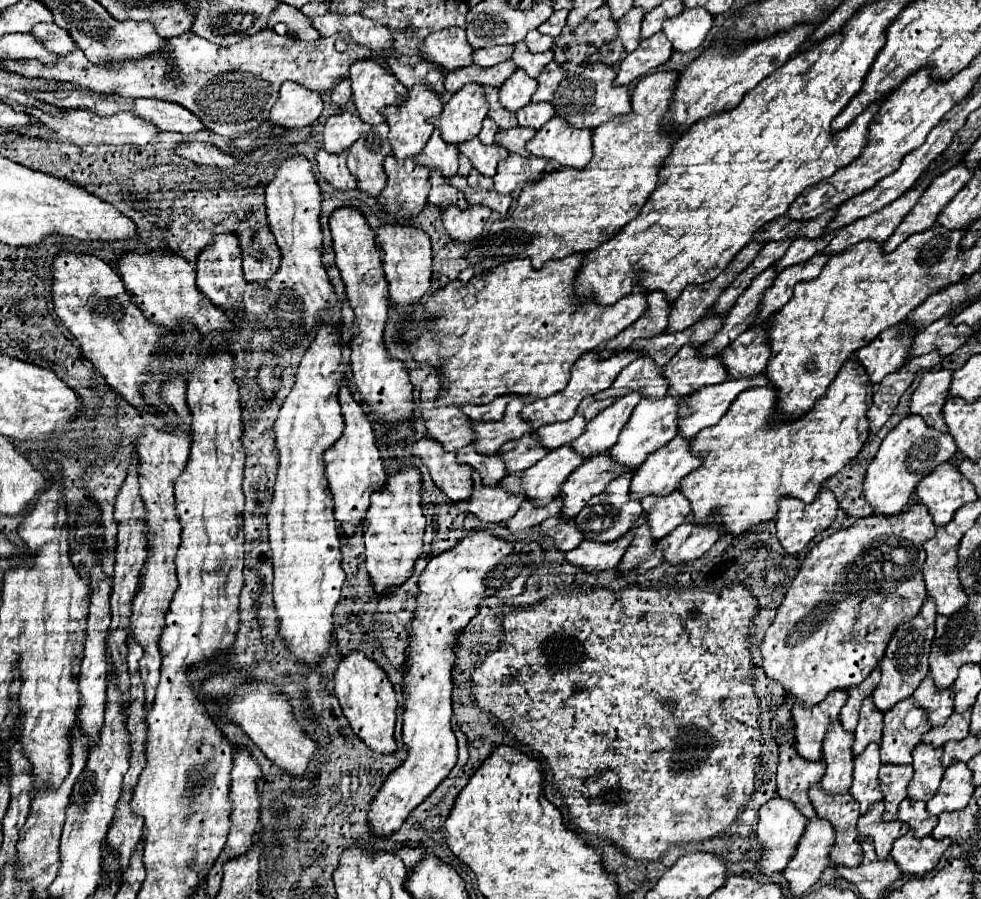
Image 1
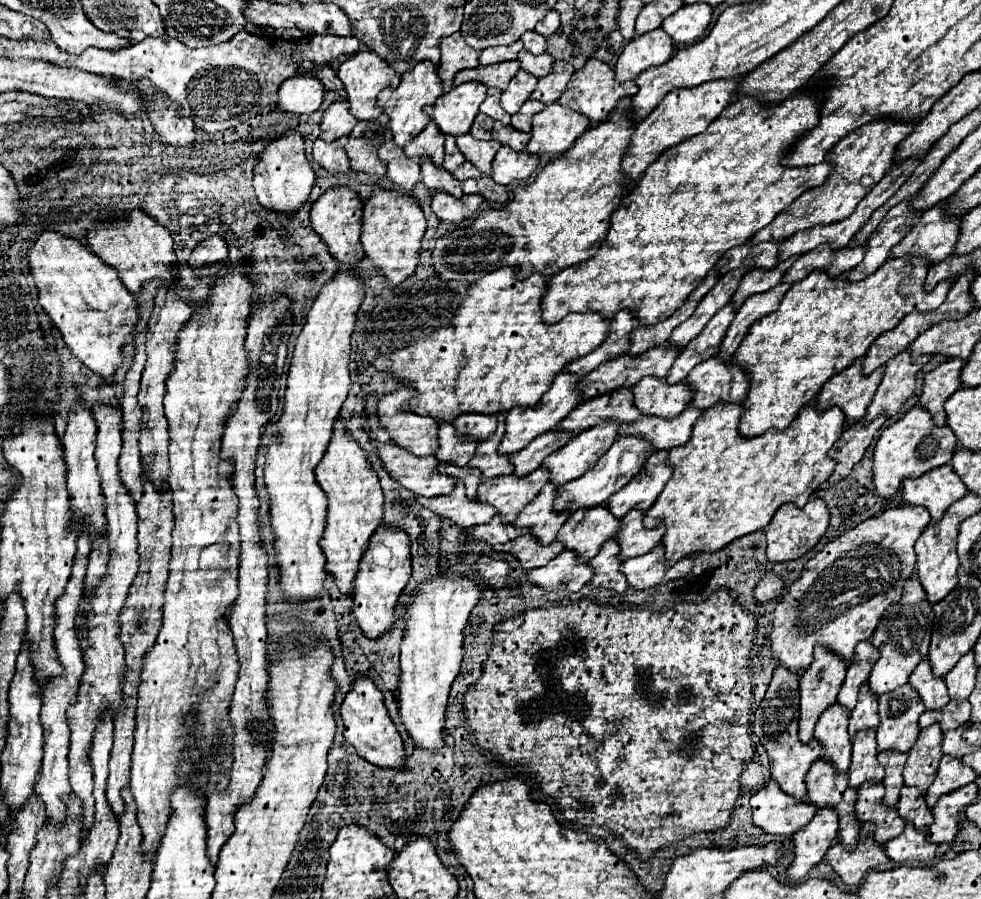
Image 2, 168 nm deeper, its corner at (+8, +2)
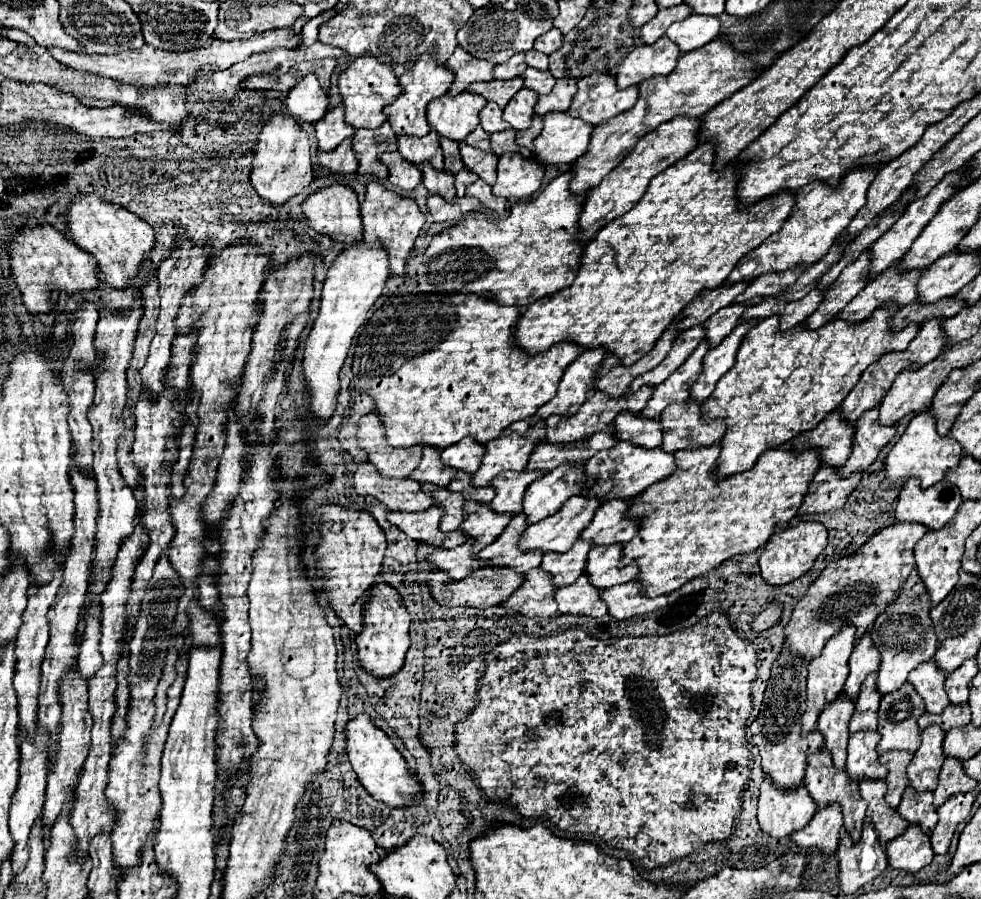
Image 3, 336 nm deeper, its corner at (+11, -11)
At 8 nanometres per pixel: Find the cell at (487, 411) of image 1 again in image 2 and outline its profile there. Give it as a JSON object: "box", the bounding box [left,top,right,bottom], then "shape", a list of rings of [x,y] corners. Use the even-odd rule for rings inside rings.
{"box":[453,413,497,441],"shape":[[[461,413],[453,425],[463,435],[469,435],[477,441],[487,439],[497,427],[497,415],[483,415],[483,413]]]}

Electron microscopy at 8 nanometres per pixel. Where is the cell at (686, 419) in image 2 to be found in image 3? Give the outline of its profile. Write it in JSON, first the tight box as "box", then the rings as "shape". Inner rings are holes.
{"box":[580,442,674,502],"shape":[[[618,442],[610,450],[598,452],[598,456],[592,456],[584,464],[584,480],[586,484],[580,490],[580,496],[584,498],[598,498],[602,502],[606,500],[630,500],[638,494],[642,494],[648,486],[666,480],[674,472],[674,454],[662,452],[662,448],[654,448],[646,452],[646,448],[634,448],[632,444]]]}

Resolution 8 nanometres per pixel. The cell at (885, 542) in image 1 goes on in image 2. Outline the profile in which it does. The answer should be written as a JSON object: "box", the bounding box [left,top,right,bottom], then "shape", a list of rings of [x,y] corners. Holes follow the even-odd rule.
{"box":[769,505,931,675],"shape":[[[901,505],[885,509],[879,517],[861,521],[857,527],[845,531],[841,537],[829,541],[825,549],[815,553],[803,567],[799,579],[793,581],[789,591],[781,597],[773,613],[773,629],[769,635],[771,655],[791,673],[803,675],[813,661],[813,647],[821,645],[833,651],[843,661],[853,663],[855,645],[859,641],[871,641],[873,631],[877,629],[885,609],[893,603],[899,603],[903,597],[903,585],[915,571],[915,551],[913,545],[929,525],[931,517],[925,507]]]}

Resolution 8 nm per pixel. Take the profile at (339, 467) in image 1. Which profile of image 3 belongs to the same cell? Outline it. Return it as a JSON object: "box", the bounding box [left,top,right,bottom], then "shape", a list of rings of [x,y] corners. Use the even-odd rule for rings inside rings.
{"box":[316,506,386,634],"shape":[[[320,506],[316,518],[320,522],[320,536],[322,536],[322,542],[316,548],[316,558],[320,562],[318,576],[322,578],[324,594],[330,600],[330,608],[334,608],[336,616],[352,632],[360,634],[362,632],[362,608],[364,608],[364,602],[366,602],[364,596],[378,582],[376,576],[382,570],[382,558],[384,558],[384,550],[386,550],[386,536],[384,536],[384,532],[376,524],[376,520],[368,512],[348,510],[348,508],[342,508],[342,506]]]}

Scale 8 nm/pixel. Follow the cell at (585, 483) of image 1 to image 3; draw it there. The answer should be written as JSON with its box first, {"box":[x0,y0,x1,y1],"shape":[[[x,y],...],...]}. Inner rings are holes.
{"box":[476,514,542,574],"shape":[[[518,514],[510,520],[504,532],[488,544],[484,550],[476,554],[478,560],[484,560],[490,568],[512,568],[518,574],[528,572],[530,568],[538,568],[542,562],[542,552],[520,552],[518,540],[526,530],[524,514]]]}

